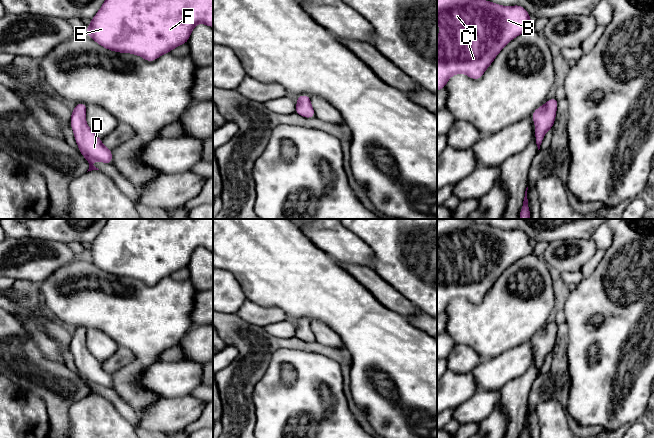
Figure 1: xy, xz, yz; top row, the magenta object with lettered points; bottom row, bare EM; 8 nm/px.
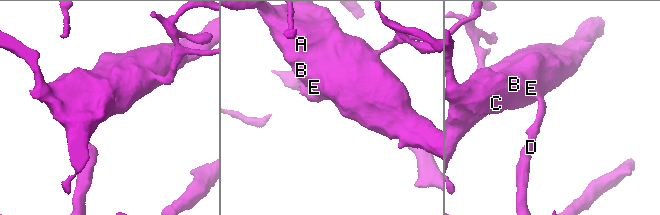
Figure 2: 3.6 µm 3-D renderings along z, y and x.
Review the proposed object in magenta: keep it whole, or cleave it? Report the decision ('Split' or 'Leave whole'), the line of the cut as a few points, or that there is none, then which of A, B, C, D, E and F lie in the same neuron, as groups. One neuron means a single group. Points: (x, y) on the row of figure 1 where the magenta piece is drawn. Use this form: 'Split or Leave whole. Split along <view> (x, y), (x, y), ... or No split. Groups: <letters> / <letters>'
Leave whole. No split. Groups: A B C D E F

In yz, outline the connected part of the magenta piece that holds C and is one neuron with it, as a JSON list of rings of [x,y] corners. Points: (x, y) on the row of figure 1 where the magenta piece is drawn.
[[[437,0],[437,23],[439,24],[439,34],[437,38],[437,92],[441,88],[445,88],[448,80],[455,74],[464,73],[471,79],[479,80],[486,69],[491,65],[500,51],[517,36],[532,31],[533,22],[530,20],[528,11],[521,5],[502,6],[487,0]]]

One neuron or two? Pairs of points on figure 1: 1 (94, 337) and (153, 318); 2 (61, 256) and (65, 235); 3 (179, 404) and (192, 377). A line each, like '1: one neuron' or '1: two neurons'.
1: two neurons
2: two neurons
3: two neurons

